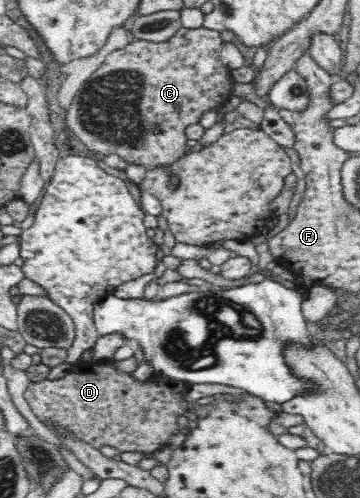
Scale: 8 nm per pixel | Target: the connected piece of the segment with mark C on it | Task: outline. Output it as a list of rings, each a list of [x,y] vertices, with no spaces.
[[[182,26],[165,42],[152,43],[136,39],[123,50],[110,52],[104,64],[82,84],[81,90],[66,109],[68,128],[80,138],[84,146],[105,158],[117,154],[129,164],[142,165],[147,170],[172,165],[190,154],[186,147],[184,128],[196,124],[206,110],[216,111],[221,103],[232,96],[234,80],[230,69],[219,58],[224,43],[221,33],[216,30],[204,26],[196,29]]]

